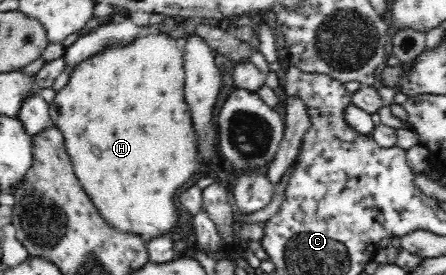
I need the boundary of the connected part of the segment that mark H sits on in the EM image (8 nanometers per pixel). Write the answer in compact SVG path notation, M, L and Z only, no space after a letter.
M155 31L143 35L122 47L111 47L80 62L75 66L68 84L57 91L55 99L48 103L49 115L53 121L53 126L61 130L63 136L65 136L65 148L67 148L67 154L71 156L75 174L77 174L83 190L91 198L91 202L97 206L98 214L103 218L103 221L119 232L137 234L147 241L163 235L169 235L172 229L175 228L179 219L178 208L175 206L177 190L181 190L183 185L191 180L191 176L195 174L195 168L197 168L199 162L196 155L197 134L195 134L195 130L191 126L189 106L183 100L183 84L185 83L183 56L183 52L177 46L177 39L173 39L169 34Z

